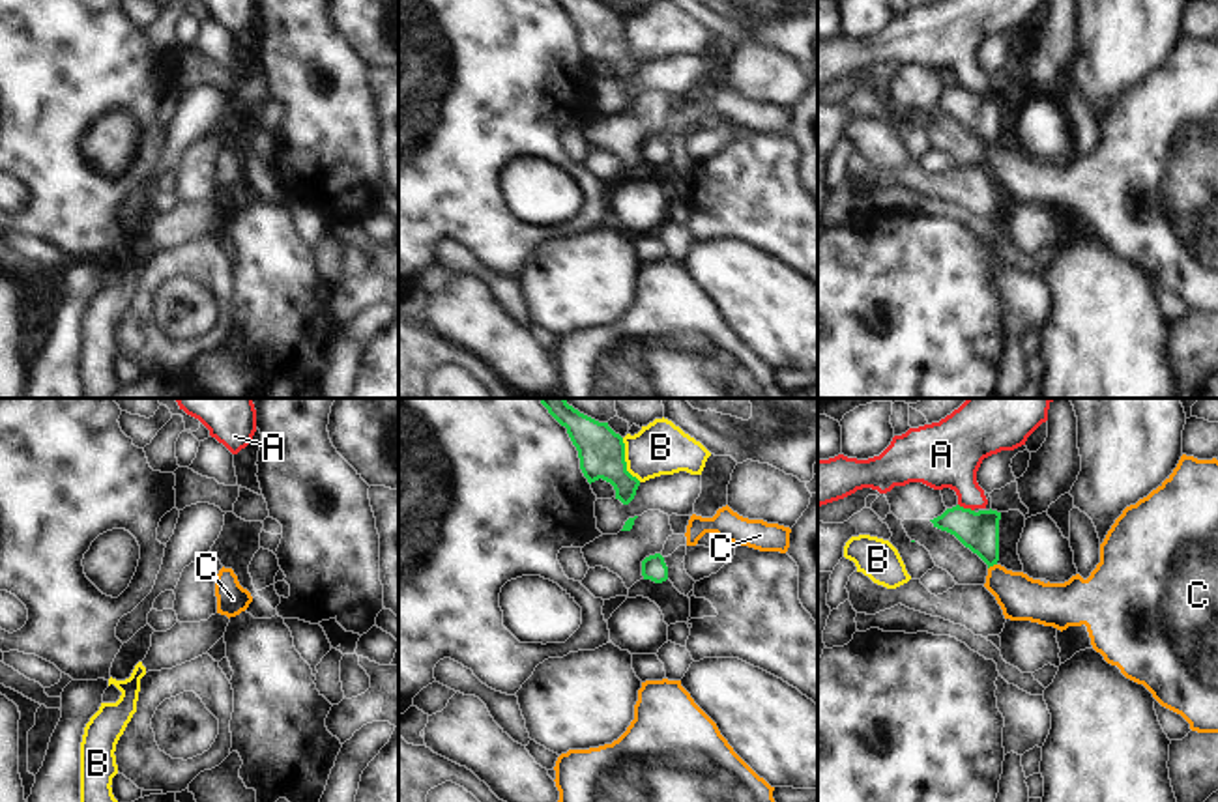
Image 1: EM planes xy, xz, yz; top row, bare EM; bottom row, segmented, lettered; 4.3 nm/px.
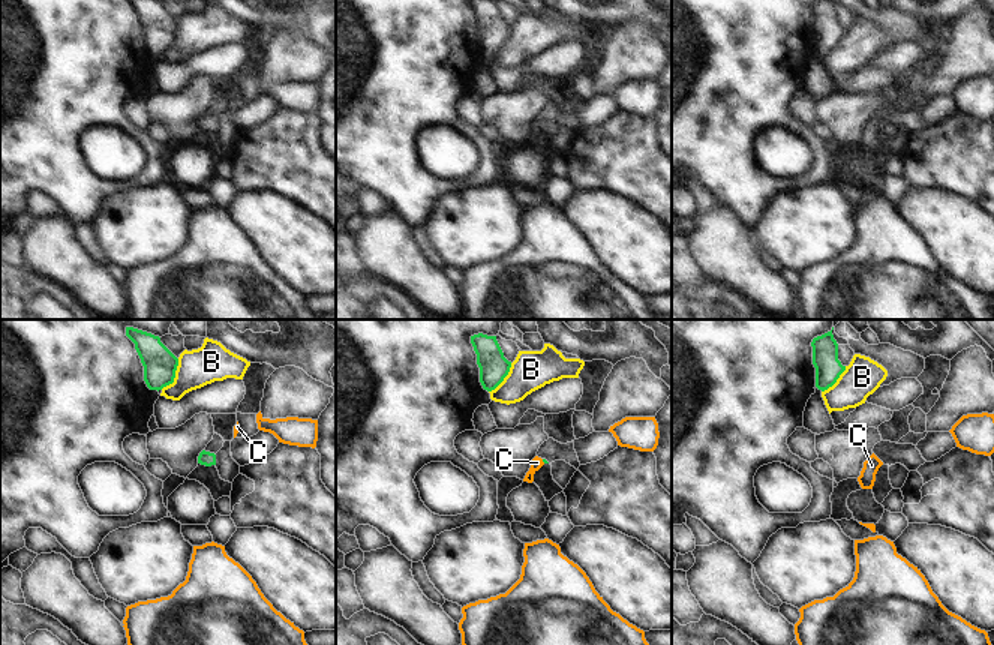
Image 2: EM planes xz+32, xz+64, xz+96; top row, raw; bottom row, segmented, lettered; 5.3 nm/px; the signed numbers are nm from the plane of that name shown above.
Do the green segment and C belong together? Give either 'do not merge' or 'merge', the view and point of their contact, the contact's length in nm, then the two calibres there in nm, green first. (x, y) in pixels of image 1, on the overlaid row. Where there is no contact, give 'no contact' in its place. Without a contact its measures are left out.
do not merge; meets green in yz at (992, 565); contact 50 nm long; 170 nm thick on the green side, 190 nm on the other

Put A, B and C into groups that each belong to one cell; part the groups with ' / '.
A / B / C

